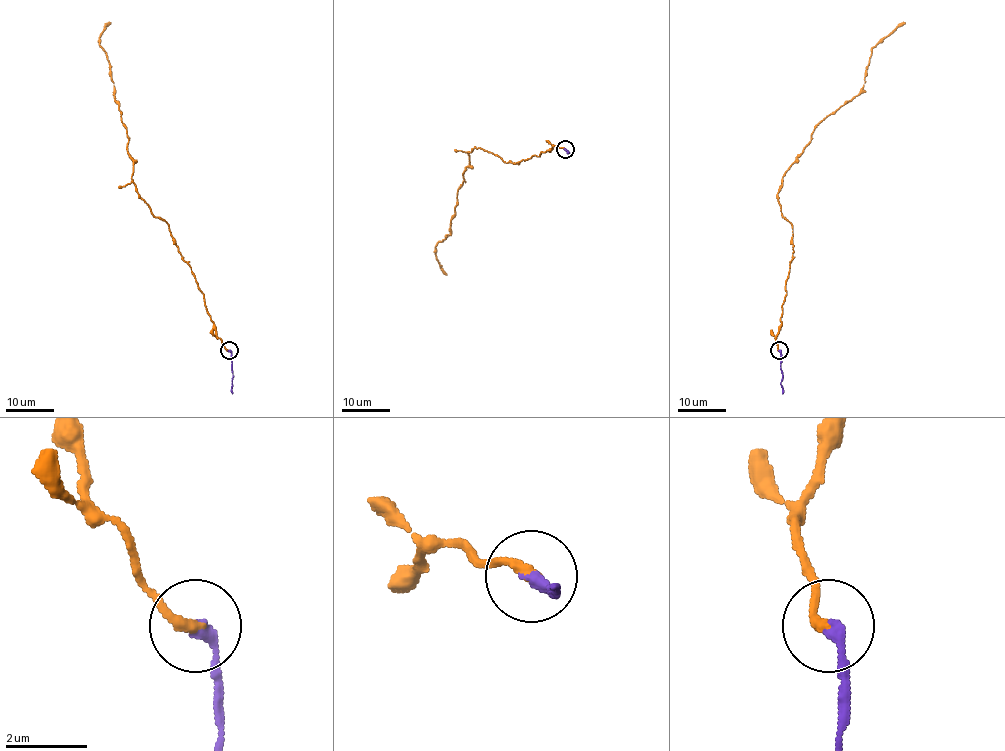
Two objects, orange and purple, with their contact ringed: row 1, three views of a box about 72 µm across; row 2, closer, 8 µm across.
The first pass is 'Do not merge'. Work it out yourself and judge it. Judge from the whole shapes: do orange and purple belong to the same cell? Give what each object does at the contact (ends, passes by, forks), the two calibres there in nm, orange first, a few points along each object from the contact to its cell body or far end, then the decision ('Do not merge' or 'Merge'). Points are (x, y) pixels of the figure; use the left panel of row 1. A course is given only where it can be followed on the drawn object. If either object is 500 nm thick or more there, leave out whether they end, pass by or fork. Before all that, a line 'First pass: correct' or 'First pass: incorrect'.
First pass: incorrect
At the ring orange ends. At the ring purple ends. Thickness 280 nm (orange) against 280 nm. Course of orange: (229, 351), (169, 224), (155, 217), (134, 183), (132, 158), (114, 101), (111, 66), (99, 44), (111, 22). Course of purple: (229, 351), (232, 363), (232, 394). Merge

